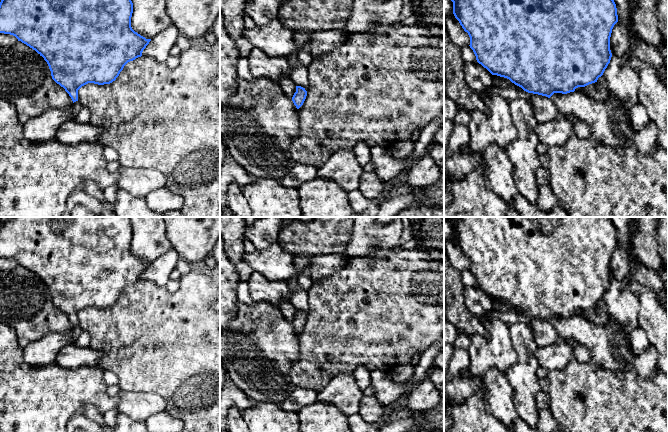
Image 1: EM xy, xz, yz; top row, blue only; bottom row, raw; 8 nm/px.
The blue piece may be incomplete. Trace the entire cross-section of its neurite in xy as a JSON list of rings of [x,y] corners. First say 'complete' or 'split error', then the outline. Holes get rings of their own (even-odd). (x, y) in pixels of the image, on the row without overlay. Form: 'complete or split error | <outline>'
complete | [[[5,217],[0,226],[0,257],[15,260],[18,265],[26,268],[42,280],[49,290],[52,303],[65,313],[74,327],[78,325],[78,314],[82,310],[88,307],[98,309],[110,308],[116,304],[128,286],[142,280],[143,274],[151,263],[146,263],[132,253],[132,237],[131,217]]]

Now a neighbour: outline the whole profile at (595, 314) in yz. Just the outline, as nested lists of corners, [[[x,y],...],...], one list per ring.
[[[595,306],[585,311],[578,311],[575,313],[575,316],[582,316],[600,325],[605,325],[607,324],[610,315],[607,313],[607,311]]]

